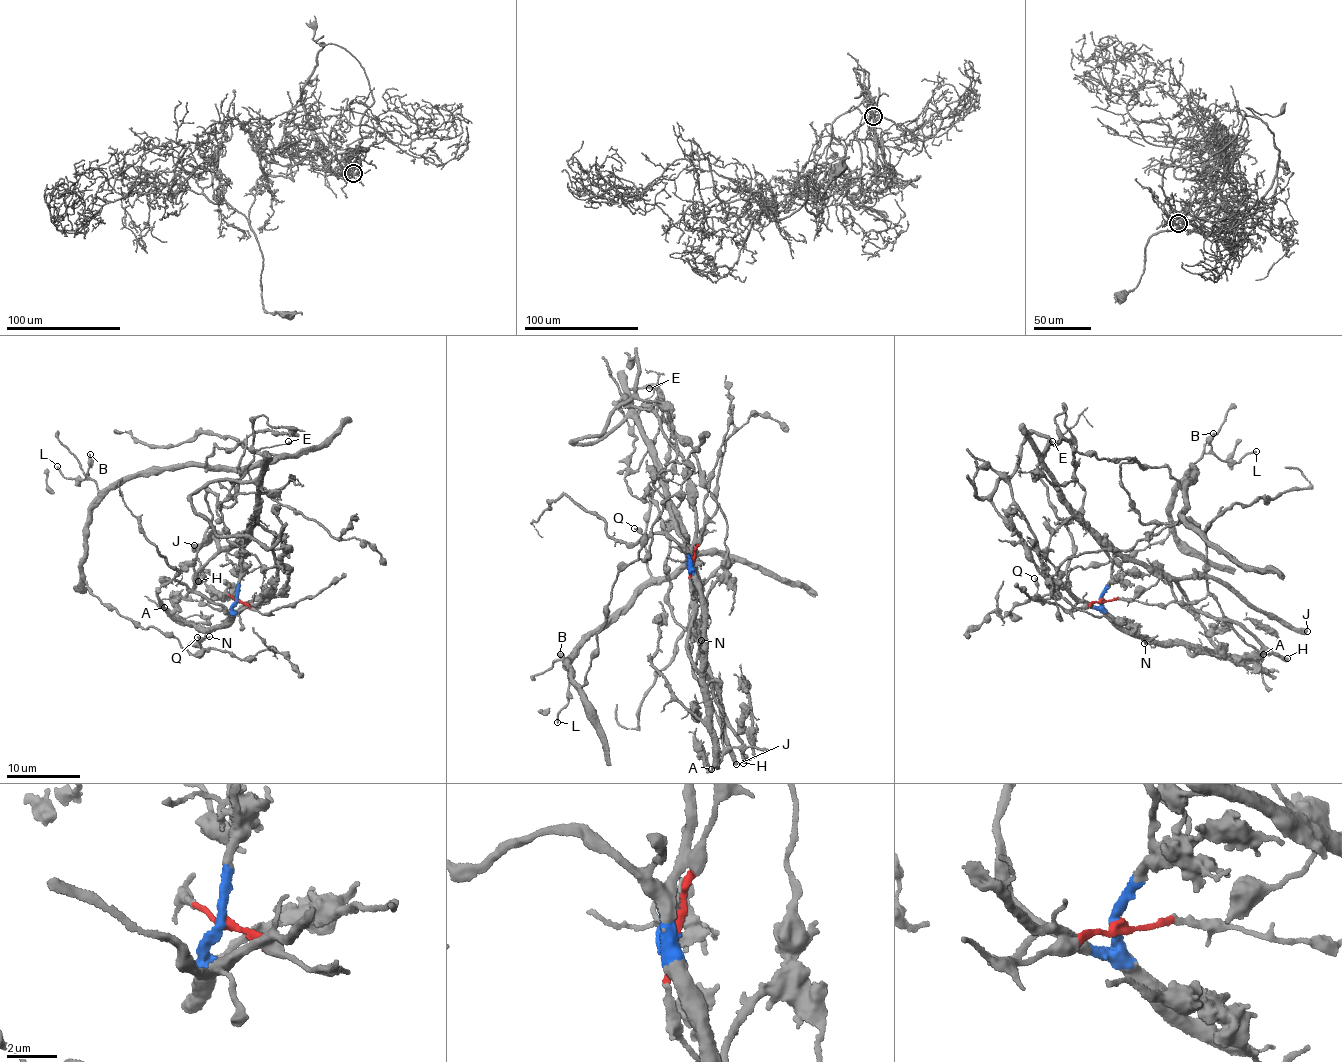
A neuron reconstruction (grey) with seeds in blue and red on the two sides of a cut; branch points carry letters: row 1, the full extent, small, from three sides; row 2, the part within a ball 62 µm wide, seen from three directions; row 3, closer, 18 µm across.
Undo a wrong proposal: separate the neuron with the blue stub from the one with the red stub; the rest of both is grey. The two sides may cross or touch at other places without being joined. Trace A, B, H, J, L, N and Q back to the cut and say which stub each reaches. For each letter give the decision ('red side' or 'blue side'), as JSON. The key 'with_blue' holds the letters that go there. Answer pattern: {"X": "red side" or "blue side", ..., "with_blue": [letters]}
{"A": "blue side", "B": "red side", "H": "blue side", "J": "blue side", "L": "red side", "N": "blue side", "Q": "red side", "with_blue": ["A", "H", "J", "N"]}

